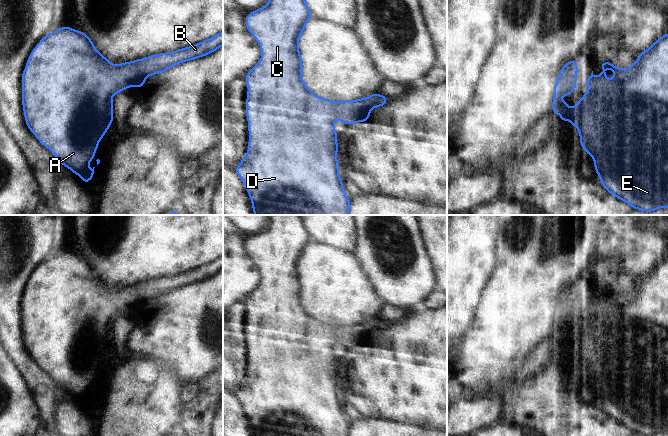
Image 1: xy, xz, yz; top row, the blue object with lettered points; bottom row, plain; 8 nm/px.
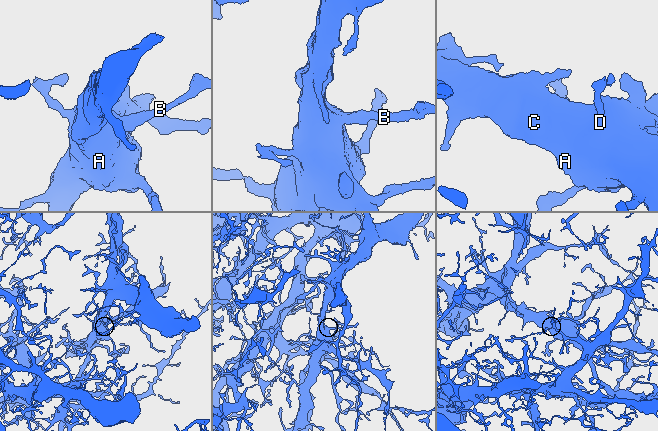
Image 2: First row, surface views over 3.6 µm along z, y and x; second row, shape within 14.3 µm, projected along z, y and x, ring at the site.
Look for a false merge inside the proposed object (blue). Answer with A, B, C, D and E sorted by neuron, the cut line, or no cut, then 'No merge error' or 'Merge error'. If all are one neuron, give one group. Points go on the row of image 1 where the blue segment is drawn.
Groups: A B C D E. No split. No merge error.

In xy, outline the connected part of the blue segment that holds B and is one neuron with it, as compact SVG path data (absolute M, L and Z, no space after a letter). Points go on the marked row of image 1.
M69 27L59 28L57 32L46 35L38 43L26 63L22 75L22 104L26 124L38 140L60 160L62 165L70 168L76 175L80 175L82 181L87 183L93 178L95 168L89 169L87 165L95 155L100 139L113 122L111 97L131 86L142 88L149 75L167 71L173 65L210 54L222 45L223 32L201 43L175 52L151 55L145 59L114 66L96 50L90 38L83 32Z

